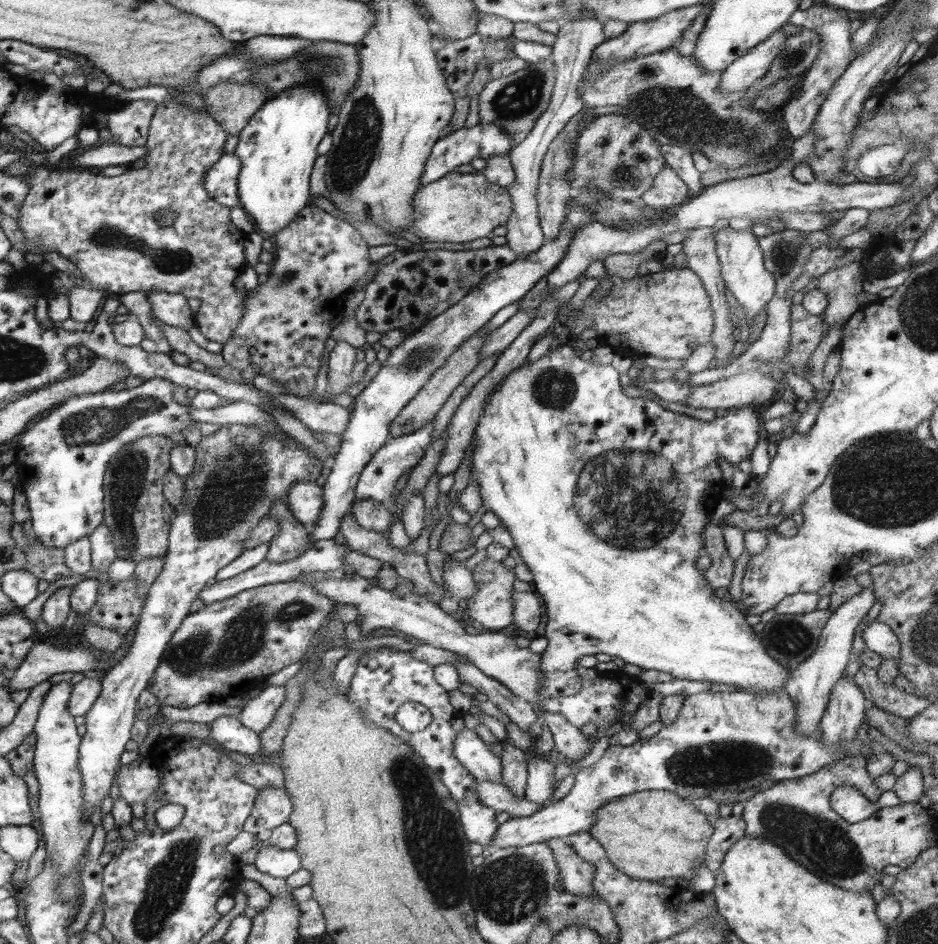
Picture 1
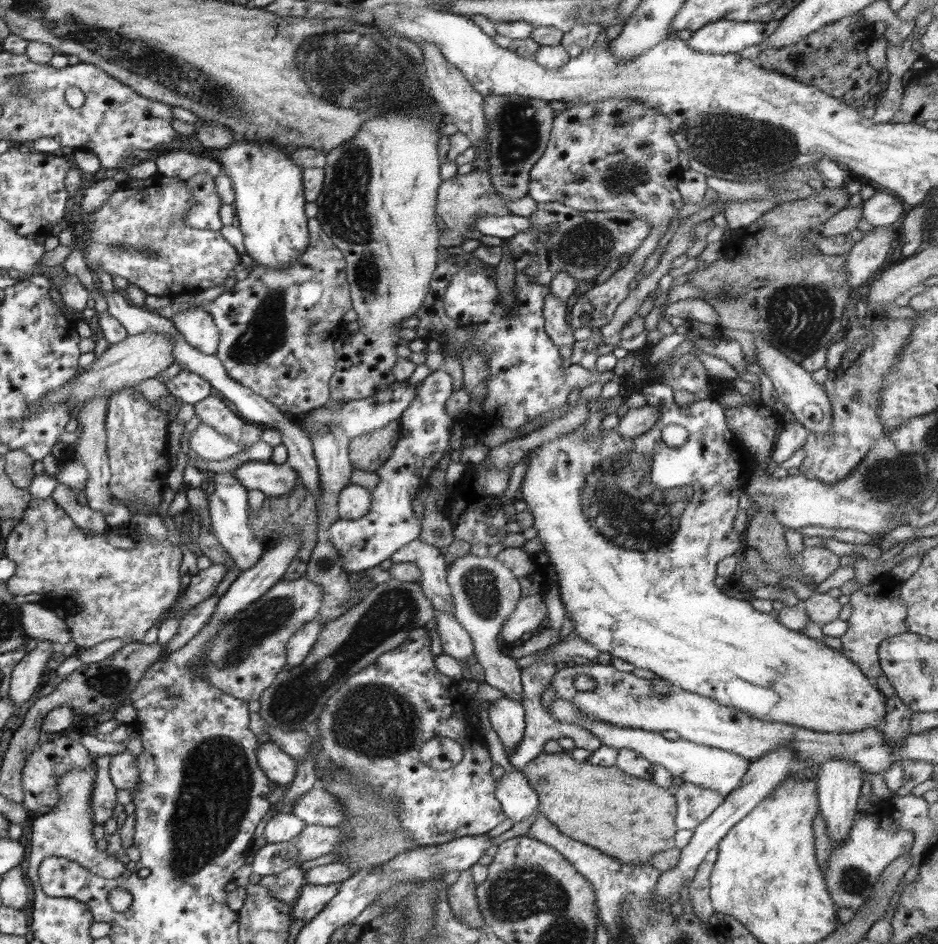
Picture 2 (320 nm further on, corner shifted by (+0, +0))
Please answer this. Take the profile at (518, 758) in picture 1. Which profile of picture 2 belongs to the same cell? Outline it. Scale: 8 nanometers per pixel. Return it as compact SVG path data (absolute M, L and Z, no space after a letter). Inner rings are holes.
M501 697L492 700L488 708L492 728L502 741L506 754L518 746L525 729L525 710L519 700Z

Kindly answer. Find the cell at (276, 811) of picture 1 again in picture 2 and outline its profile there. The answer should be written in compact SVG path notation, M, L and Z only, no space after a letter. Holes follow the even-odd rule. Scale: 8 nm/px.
M278 811L276 815L268 818L264 828L266 842L270 844L292 842L306 828L306 825L292 811Z

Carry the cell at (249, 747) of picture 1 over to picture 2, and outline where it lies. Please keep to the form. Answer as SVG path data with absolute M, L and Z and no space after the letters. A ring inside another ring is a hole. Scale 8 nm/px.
M271 741L259 744L256 760L266 776L277 785L290 784L297 773L298 763Z

